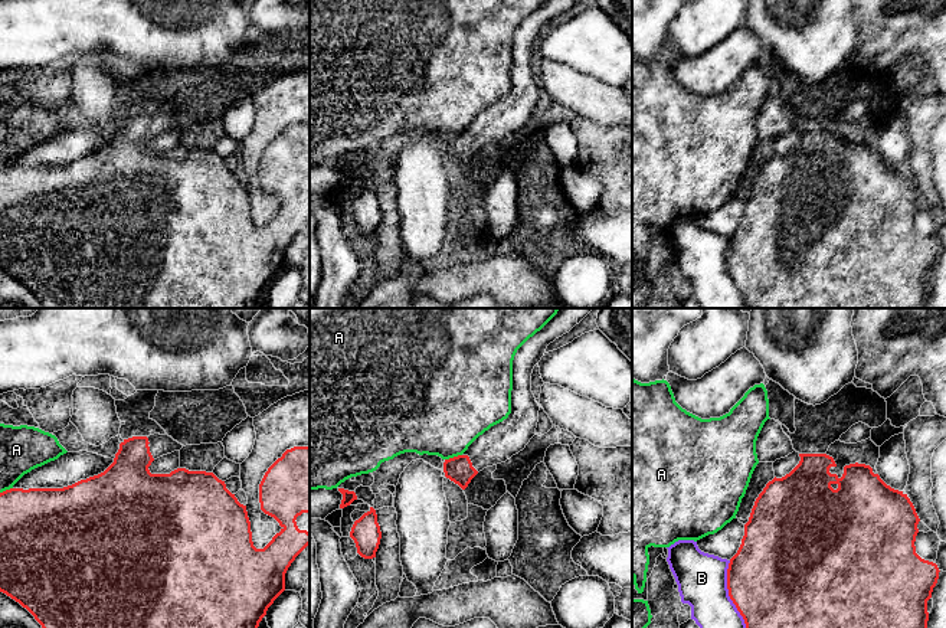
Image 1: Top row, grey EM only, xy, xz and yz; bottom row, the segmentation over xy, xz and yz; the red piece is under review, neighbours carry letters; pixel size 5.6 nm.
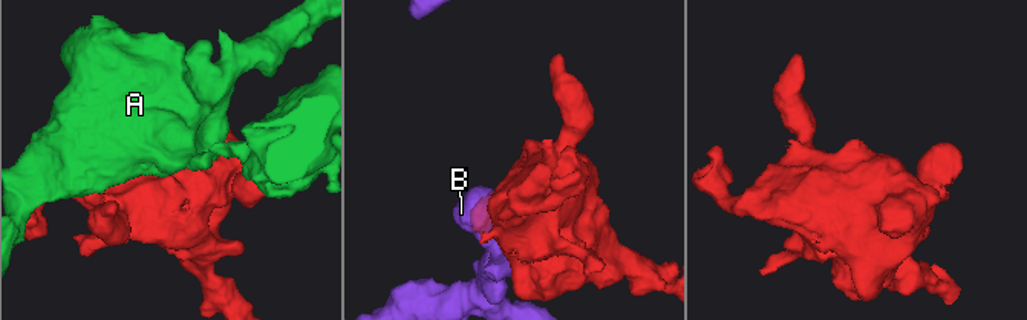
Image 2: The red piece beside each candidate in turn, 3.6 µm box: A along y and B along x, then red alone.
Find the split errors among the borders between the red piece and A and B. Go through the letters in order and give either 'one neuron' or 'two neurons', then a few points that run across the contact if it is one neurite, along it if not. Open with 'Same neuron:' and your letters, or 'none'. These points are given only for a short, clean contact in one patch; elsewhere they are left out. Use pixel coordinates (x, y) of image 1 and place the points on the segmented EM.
Same neuron: none
A: two neurons
B: two neurons

